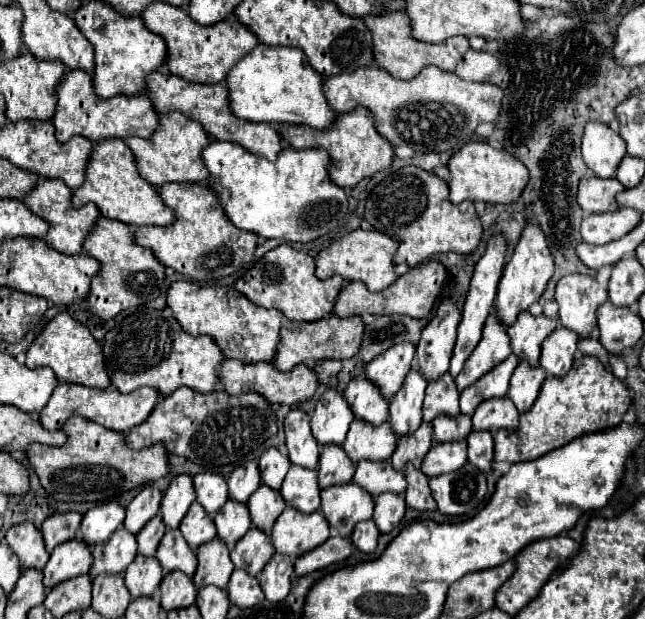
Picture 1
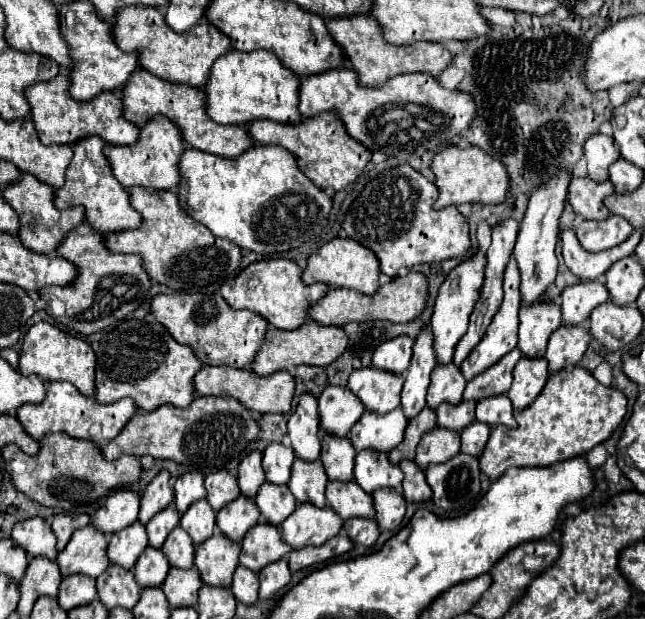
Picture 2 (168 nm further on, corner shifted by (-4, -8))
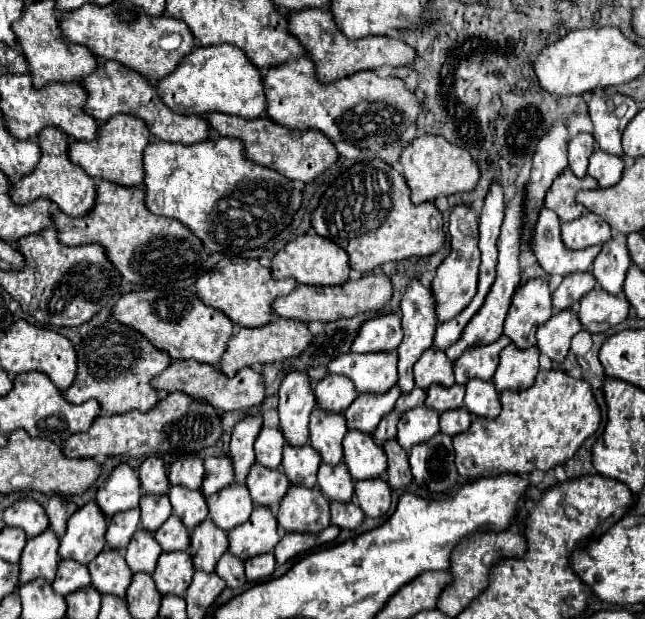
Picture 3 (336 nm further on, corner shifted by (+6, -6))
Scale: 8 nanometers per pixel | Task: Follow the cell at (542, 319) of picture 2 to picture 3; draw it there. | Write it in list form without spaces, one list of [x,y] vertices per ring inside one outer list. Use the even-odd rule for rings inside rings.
[[[534,278],[518,288],[512,298],[510,312],[504,322],[504,334],[518,348],[532,348],[536,344],[536,328],[552,316],[552,298],[548,282]]]

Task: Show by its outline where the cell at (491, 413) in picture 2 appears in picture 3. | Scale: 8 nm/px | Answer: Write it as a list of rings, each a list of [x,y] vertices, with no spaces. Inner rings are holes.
[[[472,380],[466,386],[464,408],[474,418],[490,418],[494,420],[500,414],[500,394],[494,382],[480,382]]]

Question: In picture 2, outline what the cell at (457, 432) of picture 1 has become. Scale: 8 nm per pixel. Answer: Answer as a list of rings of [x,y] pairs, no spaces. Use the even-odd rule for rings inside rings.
[[[462,400],[462,404],[458,404],[458,408],[454,408],[454,404],[442,404],[440,408],[436,408],[436,422],[442,428],[450,428],[460,432],[462,428],[466,428],[468,424],[472,424],[474,418],[474,400]]]

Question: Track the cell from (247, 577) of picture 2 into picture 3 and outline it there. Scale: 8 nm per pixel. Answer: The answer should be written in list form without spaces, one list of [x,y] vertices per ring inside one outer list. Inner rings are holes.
[[[228,552],[218,560],[216,574],[226,582],[228,588],[242,588],[246,584],[244,564],[238,558],[232,558],[232,554]]]

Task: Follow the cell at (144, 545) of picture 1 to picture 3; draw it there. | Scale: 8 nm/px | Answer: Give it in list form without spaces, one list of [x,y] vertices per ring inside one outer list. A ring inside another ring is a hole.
[[[144,494],[140,498],[140,510],[142,510],[140,526],[150,534],[154,534],[172,514],[168,496],[154,496],[154,494]]]

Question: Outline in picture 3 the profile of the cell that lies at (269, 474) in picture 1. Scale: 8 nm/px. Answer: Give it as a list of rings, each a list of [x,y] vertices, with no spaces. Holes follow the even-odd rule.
[[[262,426],[254,444],[256,464],[276,470],[282,462],[282,448],[284,448],[284,436],[280,434],[280,428]]]

